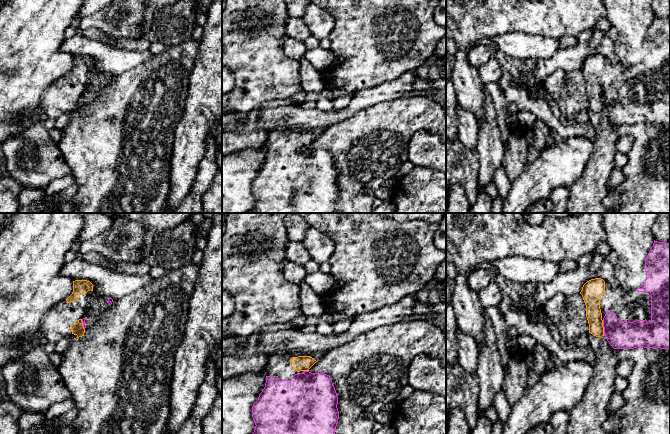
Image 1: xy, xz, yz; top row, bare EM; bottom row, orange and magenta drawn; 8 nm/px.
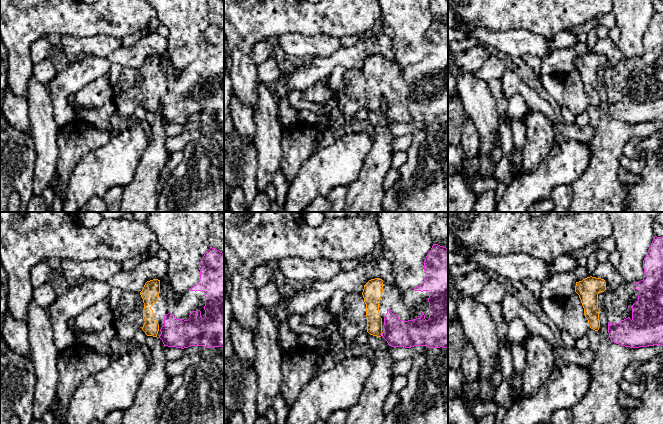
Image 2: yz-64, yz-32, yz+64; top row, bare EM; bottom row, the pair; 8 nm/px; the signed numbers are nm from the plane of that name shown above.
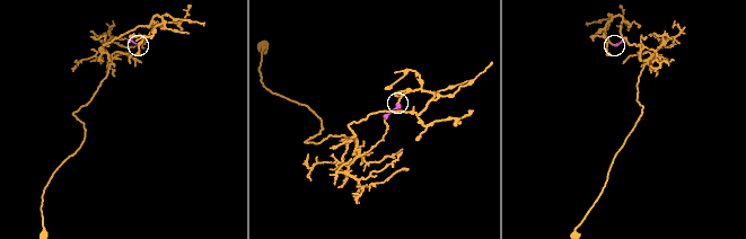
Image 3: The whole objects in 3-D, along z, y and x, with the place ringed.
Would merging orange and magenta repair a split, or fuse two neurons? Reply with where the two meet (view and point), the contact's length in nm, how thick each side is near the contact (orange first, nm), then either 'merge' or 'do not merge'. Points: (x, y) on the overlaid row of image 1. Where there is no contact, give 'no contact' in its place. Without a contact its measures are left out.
yz (603, 328) | 130 nm | 130/220 nm | merge

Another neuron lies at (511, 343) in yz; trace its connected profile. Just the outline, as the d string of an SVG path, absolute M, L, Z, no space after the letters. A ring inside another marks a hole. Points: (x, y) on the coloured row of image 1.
M507 331L505 332L505 342L506 342L506 347L509 351L518 348L517 338L511 338L508 335Z

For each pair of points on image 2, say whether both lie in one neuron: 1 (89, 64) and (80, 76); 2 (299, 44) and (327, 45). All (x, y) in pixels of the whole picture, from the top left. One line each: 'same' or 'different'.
1: same
2: same

